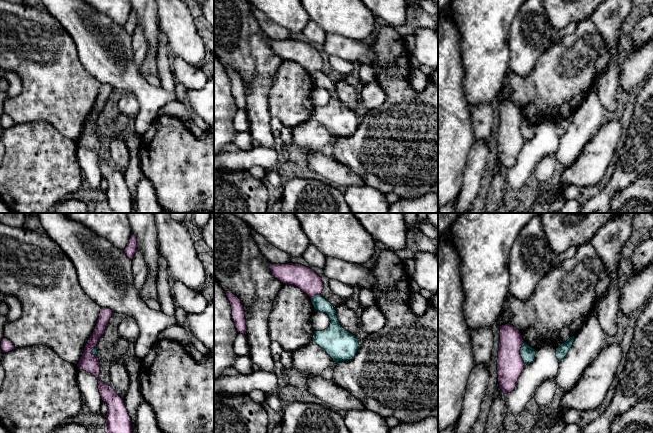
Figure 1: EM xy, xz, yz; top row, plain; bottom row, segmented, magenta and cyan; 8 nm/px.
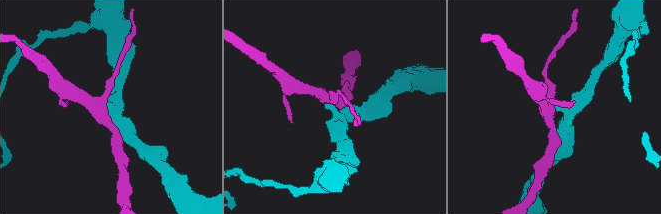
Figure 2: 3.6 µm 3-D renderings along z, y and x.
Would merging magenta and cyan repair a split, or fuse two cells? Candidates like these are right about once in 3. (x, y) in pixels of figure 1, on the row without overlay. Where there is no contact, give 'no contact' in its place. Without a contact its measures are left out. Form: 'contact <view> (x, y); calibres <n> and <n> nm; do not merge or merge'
contact yz (519, 129); calibres 200 and 120 nm; do not merge

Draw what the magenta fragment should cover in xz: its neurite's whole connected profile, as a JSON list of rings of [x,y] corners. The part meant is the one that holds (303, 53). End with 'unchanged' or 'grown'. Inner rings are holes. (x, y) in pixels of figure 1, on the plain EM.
[[[270,40],[271,49],[283,60],[294,61],[310,74],[321,71],[324,61],[322,54],[311,44],[301,40]]]; unchanged

